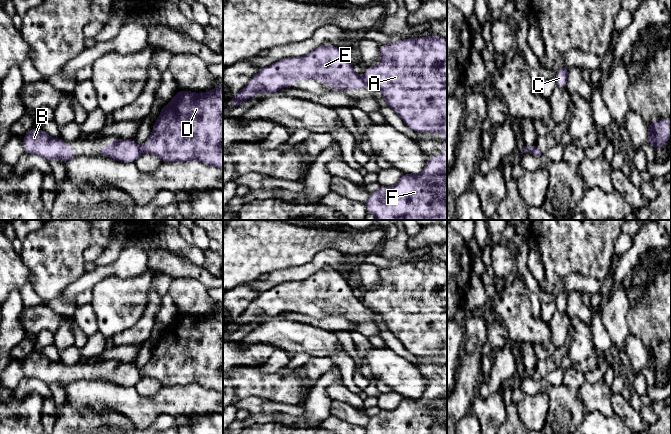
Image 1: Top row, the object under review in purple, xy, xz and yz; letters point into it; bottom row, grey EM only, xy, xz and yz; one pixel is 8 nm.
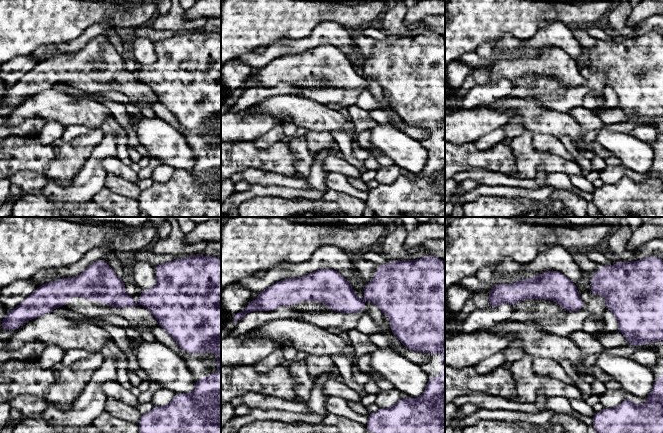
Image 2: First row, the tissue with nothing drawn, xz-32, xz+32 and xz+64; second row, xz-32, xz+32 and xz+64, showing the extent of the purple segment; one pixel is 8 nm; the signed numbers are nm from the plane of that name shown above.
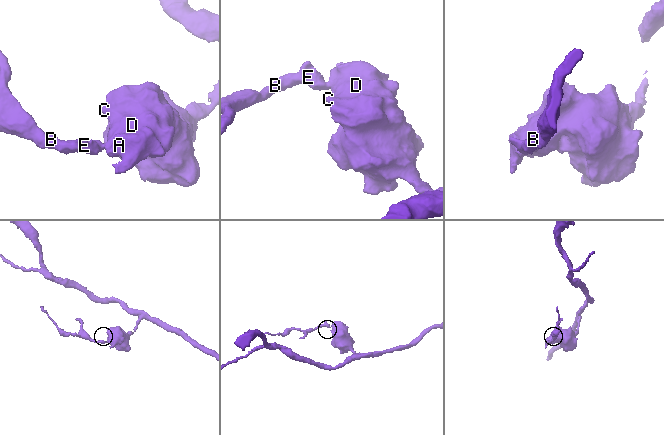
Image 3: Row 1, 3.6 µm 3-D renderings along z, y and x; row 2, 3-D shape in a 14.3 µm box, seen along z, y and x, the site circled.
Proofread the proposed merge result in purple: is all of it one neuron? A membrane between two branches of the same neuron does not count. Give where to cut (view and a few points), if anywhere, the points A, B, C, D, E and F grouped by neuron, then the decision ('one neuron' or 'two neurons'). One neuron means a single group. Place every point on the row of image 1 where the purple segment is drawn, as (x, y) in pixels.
xz (362, 78), (370, 85) | A C D F / B E | two neurons

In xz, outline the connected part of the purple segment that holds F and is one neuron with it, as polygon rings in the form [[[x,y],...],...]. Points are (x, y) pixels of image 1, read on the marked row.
[[[432,34],[428,37],[401,39],[380,45],[379,55],[379,63],[367,67],[363,79],[382,92],[384,104],[392,108],[412,130],[434,134],[442,132],[444,152],[441,156],[429,156],[419,175],[404,173],[395,185],[381,186],[369,193],[366,211],[377,220],[447,220],[447,40]]]

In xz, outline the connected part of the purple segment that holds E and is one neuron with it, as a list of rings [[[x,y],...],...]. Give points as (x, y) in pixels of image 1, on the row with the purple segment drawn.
[[[324,44],[304,56],[286,57],[259,69],[246,86],[233,95],[229,106],[238,106],[256,94],[275,93],[304,78],[322,81],[338,91],[370,86],[354,72],[349,56],[334,45]]]

